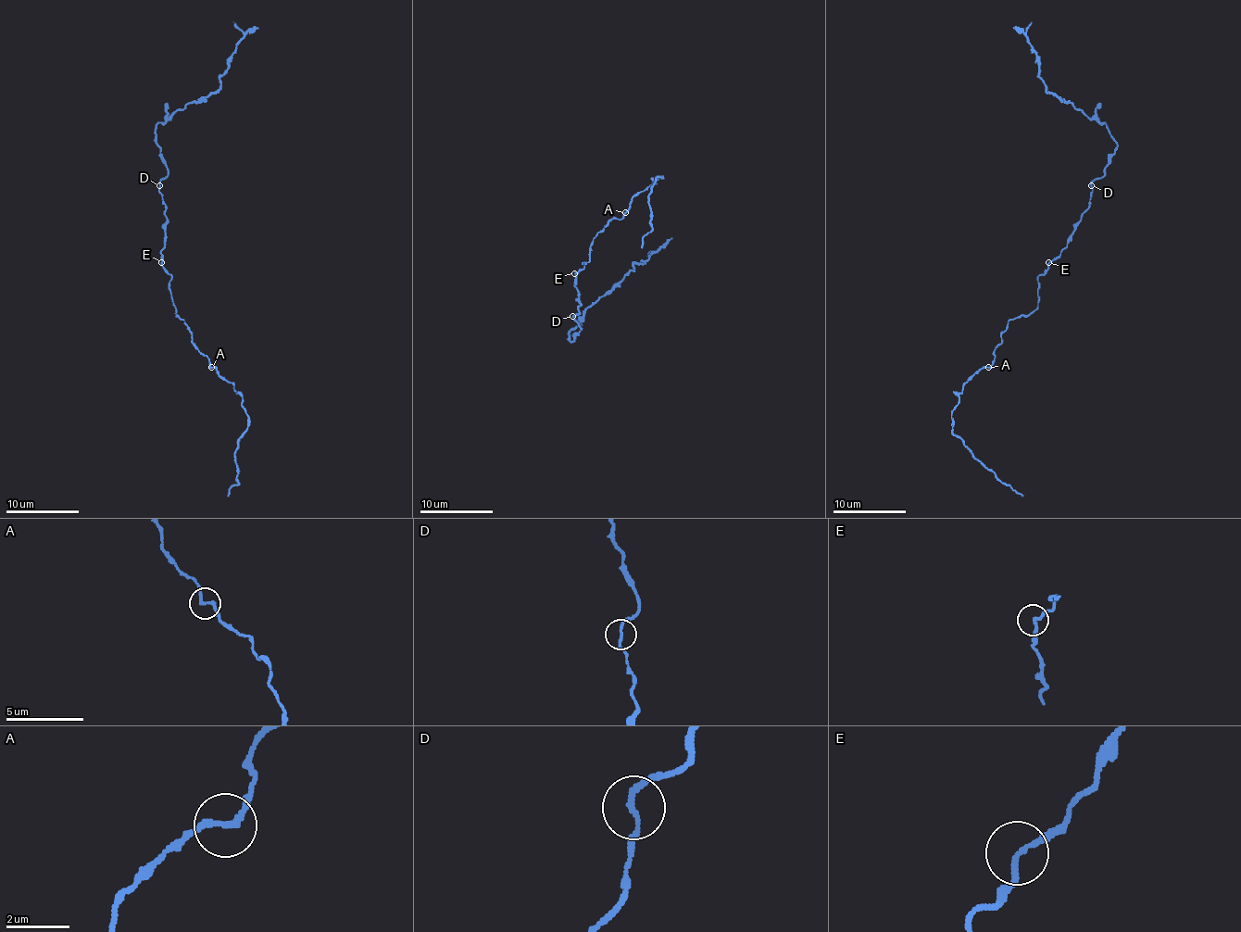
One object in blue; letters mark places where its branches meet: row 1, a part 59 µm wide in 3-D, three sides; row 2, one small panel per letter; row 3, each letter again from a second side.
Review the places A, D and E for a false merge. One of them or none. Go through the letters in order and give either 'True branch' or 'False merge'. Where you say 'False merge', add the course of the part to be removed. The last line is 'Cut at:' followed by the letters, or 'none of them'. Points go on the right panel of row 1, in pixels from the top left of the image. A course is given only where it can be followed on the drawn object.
A: True branch
D: True branch
E: True branch
Cut at: none of them

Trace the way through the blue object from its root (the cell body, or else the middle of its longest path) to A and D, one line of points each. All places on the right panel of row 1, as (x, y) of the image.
A: (1052, 259), (1048, 269), (1037, 278), (1037, 308), (1028, 314), (1019, 314), (1009, 321), (988, 367)
D: (1052, 259), (1066, 245), (1073, 225), (1088, 207), (1092, 185)

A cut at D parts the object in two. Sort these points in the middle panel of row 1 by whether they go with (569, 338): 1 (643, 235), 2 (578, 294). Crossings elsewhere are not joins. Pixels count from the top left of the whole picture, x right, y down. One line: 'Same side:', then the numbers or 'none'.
Same side: none

